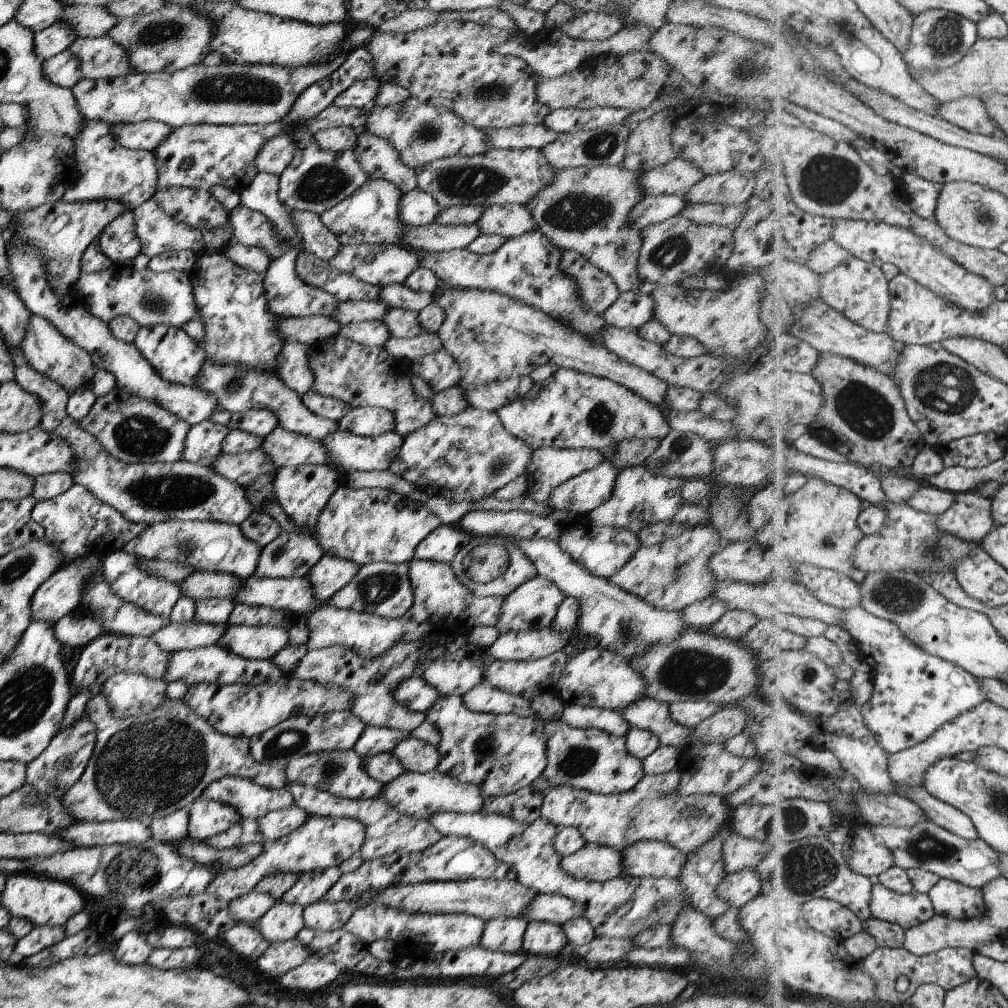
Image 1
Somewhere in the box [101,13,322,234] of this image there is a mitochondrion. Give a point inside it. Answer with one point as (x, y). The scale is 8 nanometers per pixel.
(218, 89)

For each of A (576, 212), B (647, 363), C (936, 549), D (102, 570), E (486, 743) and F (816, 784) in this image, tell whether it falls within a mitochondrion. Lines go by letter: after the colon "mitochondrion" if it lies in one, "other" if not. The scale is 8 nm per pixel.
A: mitochondrion
B: other
C: mitochondrion
D: other
E: mitochondrion
F: other

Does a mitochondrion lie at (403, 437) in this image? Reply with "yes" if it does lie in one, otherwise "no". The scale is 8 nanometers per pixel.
no

